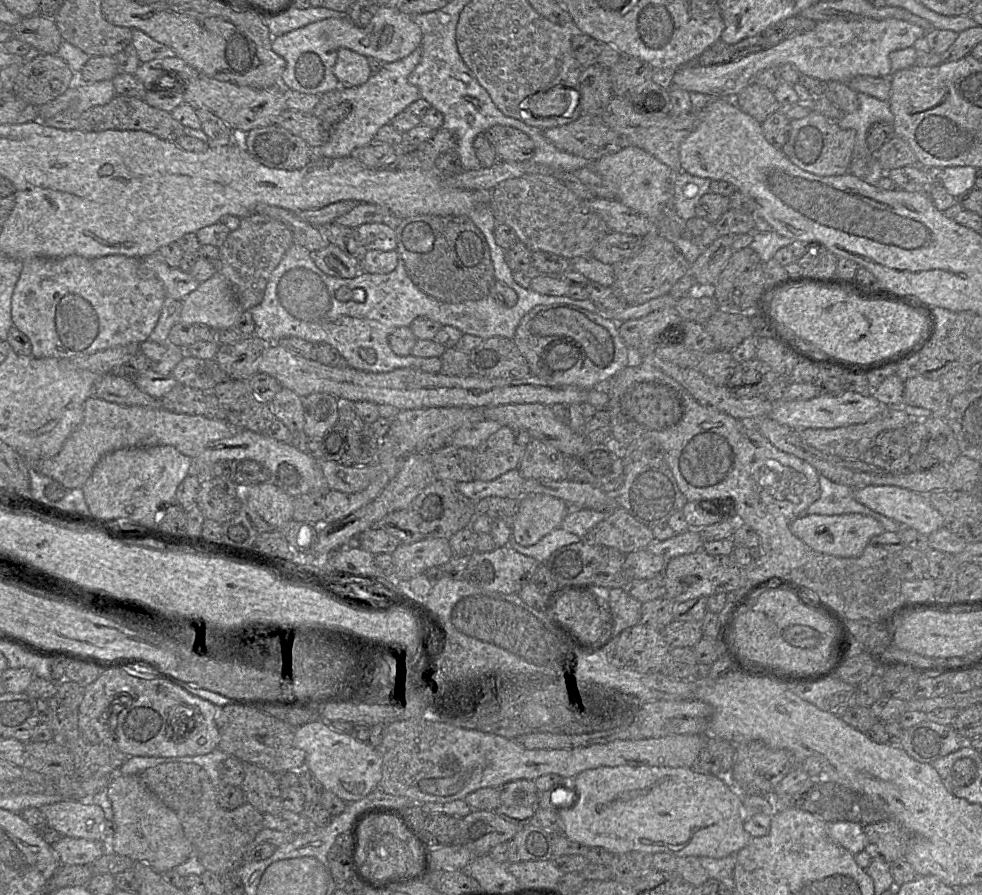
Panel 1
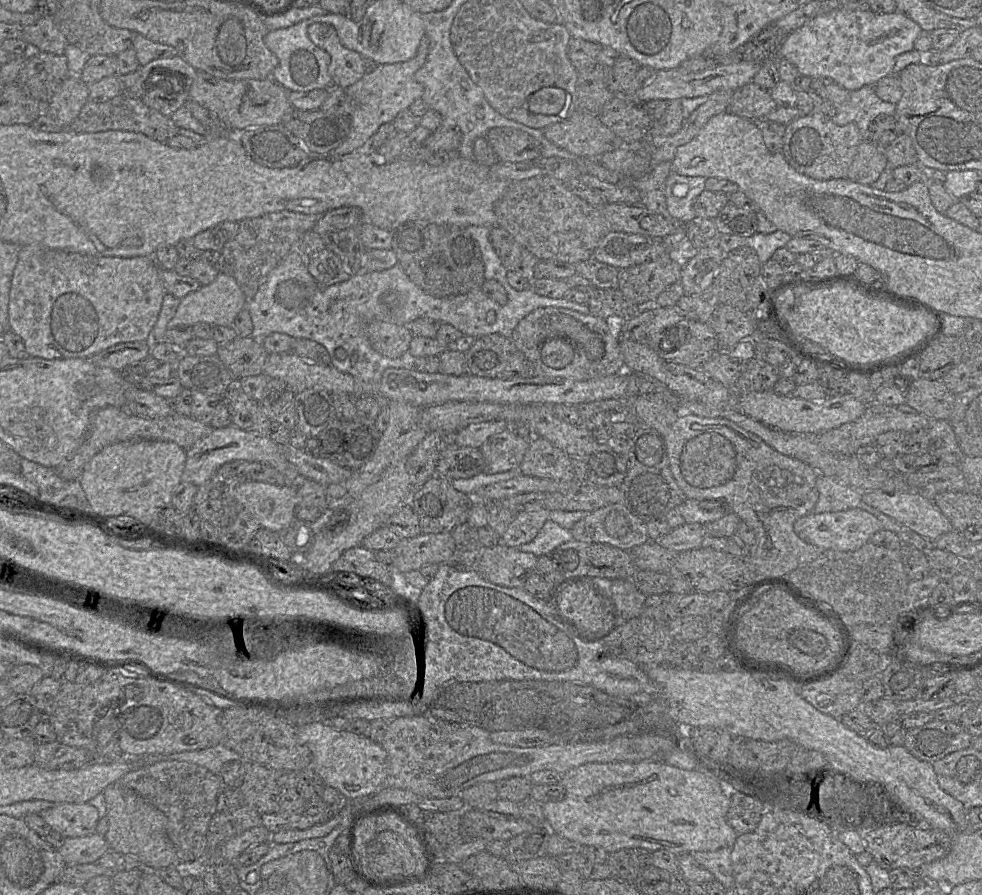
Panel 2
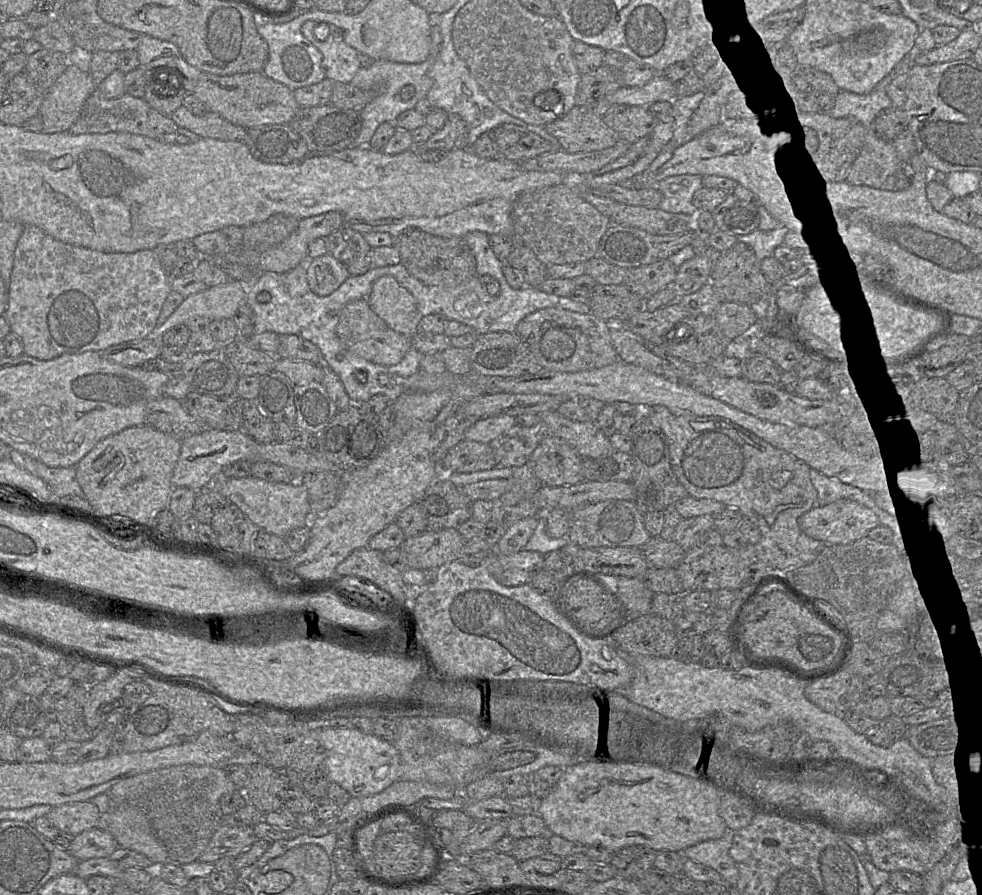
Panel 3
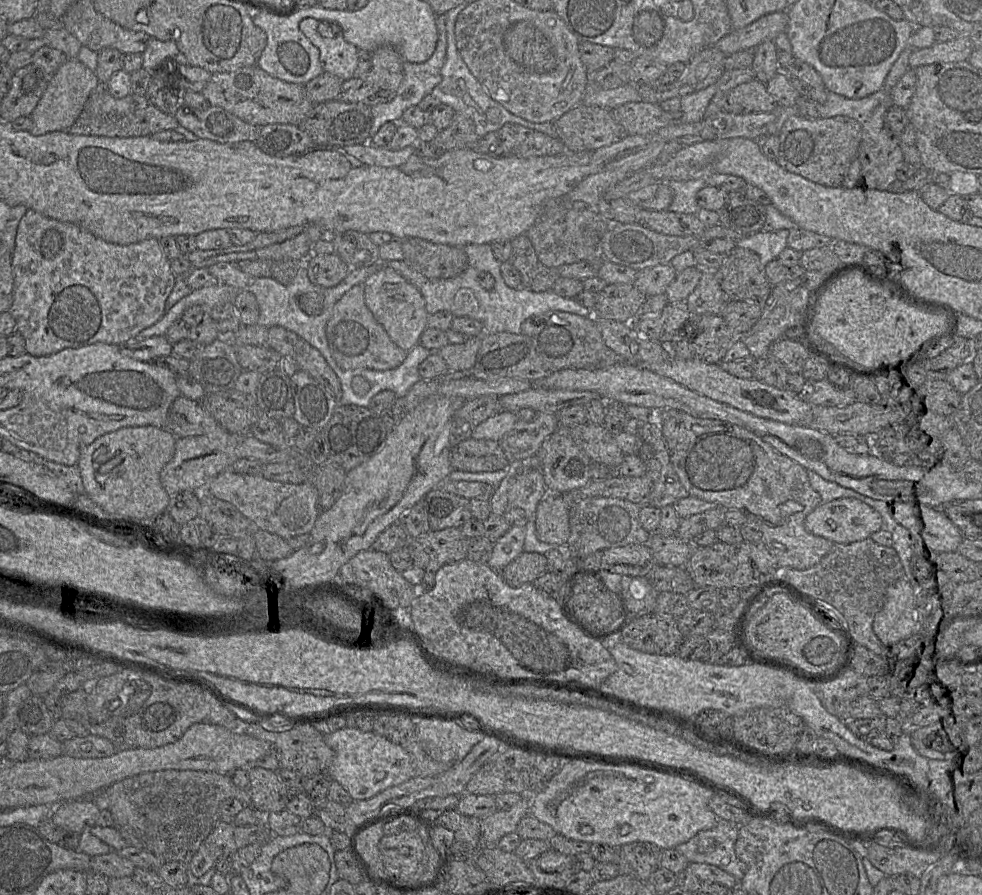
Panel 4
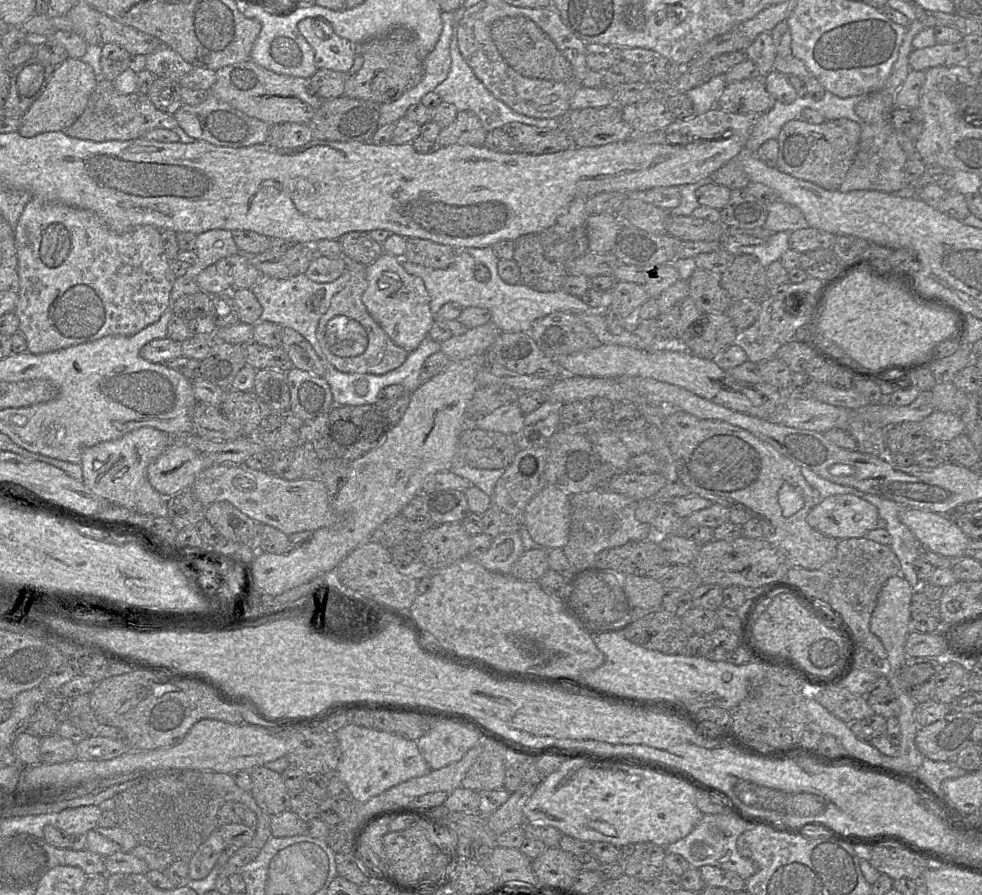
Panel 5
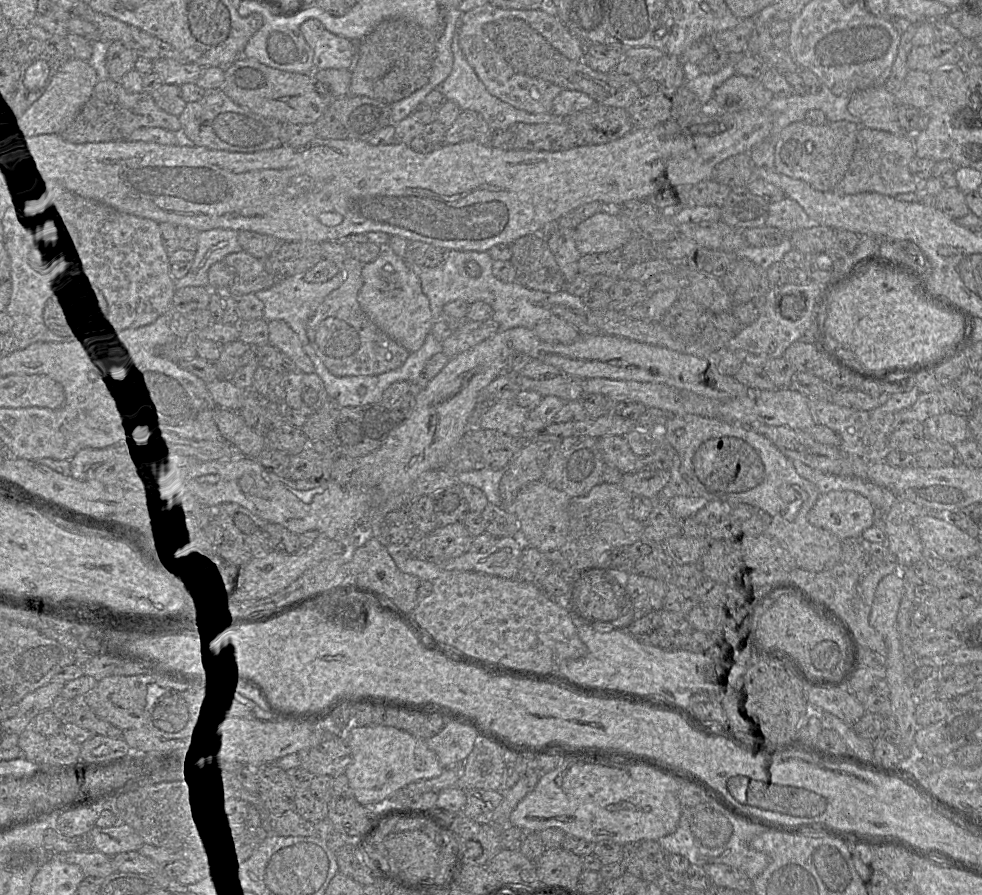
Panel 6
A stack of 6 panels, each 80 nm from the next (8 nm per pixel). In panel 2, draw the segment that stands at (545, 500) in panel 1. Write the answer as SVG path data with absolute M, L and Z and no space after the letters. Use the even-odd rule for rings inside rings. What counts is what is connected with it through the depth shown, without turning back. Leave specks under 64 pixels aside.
M546 509L520 512L502 536L501 543L517 548L531 542L549 518L550 511Z

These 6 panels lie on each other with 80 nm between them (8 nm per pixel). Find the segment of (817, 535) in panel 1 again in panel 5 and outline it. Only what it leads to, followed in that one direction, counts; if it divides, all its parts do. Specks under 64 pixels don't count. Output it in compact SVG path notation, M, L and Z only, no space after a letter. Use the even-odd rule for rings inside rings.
M836 494L821 501L810 510L808 524L824 535L837 540L860 538L879 526L879 512L876 506L853 494Z

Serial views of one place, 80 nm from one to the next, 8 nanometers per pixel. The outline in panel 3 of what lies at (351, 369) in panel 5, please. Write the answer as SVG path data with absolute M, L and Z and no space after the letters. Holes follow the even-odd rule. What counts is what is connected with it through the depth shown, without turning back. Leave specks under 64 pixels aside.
M366 299L352 301L342 308L336 333L345 346L354 354L382 366L398 364L412 347L412 339L392 330L371 309Z

